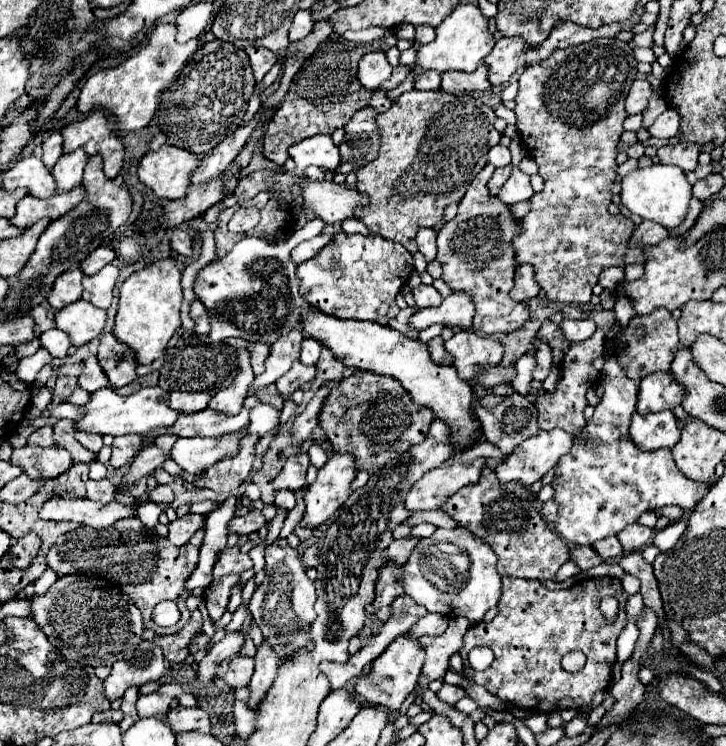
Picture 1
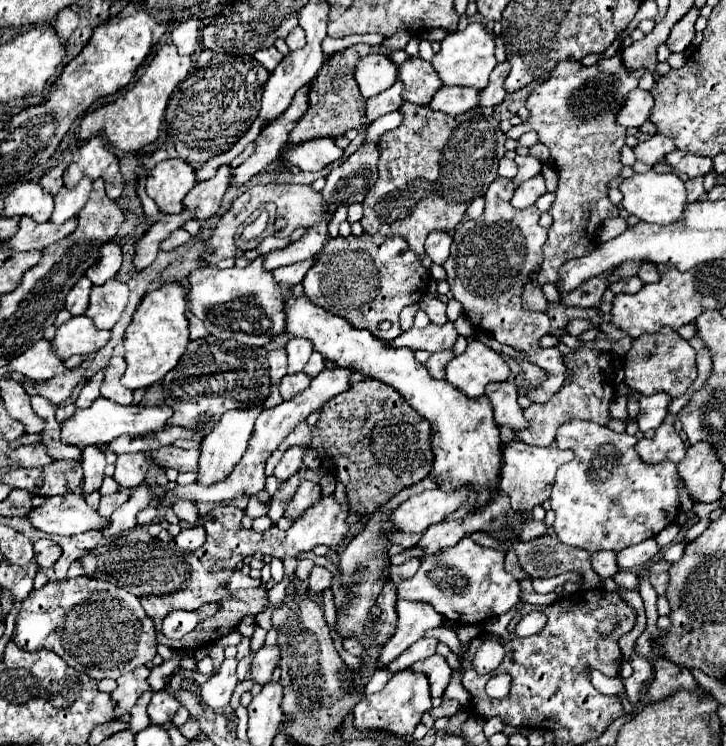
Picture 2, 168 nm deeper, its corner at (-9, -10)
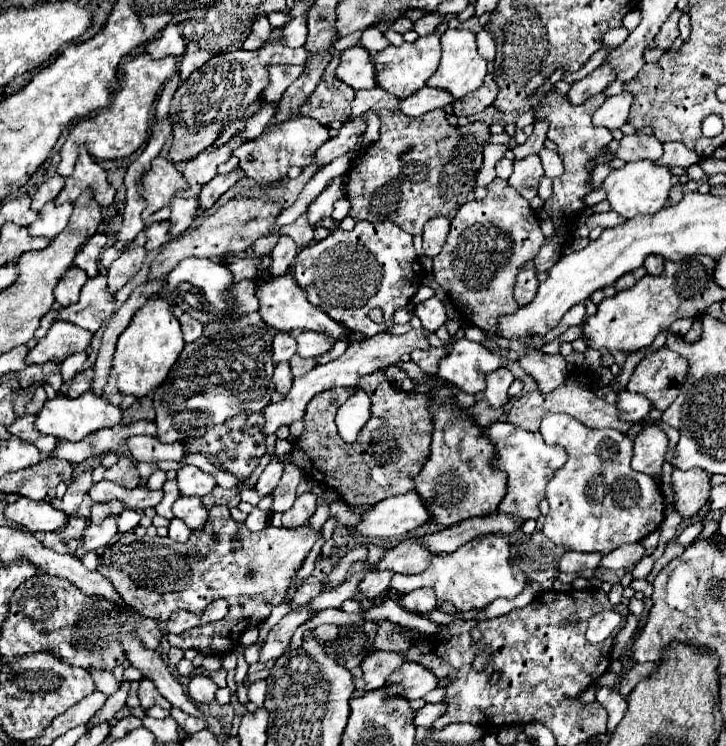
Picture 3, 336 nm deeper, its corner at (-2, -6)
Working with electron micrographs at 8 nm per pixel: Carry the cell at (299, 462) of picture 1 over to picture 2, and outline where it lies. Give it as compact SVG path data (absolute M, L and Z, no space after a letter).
M301 481L295 497L289 501L287 505L287 511L285 511L285 517L295 521L297 517L301 517L313 503L317 503L321 499L321 491L319 491L319 485L317 483L311 483L311 481Z

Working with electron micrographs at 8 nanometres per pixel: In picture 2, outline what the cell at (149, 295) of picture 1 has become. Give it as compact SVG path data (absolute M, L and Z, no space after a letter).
M169 283L159 287L157 291L151 291L143 297L139 303L131 325L125 331L125 361L127 371L121 377L121 383L135 391L135 389L147 389L155 383L159 383L181 359L185 353L185 347L189 343L189 327L187 327L187 291L177 285Z

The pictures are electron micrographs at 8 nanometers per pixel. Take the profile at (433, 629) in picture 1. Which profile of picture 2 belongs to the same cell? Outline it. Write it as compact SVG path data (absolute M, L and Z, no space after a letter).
M423 637L423 639L419 639L417 643L413 643L413 647L409 647L401 657L393 659L385 669L387 669L387 671L391 671L391 673L405 671L405 669L409 669L413 663L417 663L417 661L423 661L423 659L431 657L431 655L435 653L435 647L437 647L437 639Z

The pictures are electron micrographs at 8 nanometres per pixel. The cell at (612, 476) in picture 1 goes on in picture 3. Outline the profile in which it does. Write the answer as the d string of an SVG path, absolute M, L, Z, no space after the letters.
M546 415L540 433L548 445L562 445L568 461L546 485L550 511L544 535L572 551L610 553L622 543L638 543L664 519L664 497L658 481L630 467L632 439L614 429L588 429L570 415Z

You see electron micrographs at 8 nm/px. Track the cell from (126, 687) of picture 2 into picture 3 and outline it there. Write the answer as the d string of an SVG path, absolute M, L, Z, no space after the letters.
M118 667L118 669L114 671L114 677L116 677L118 681L122 681L122 687L120 687L114 695L110 695L110 697L106 699L106 703L102 705L102 709L96 711L96 715L90 719L92 725L110 721L110 719L112 719L112 717L126 705L126 695L128 695L128 691L130 691L130 683L122 679L122 671L124 671L124 667Z

